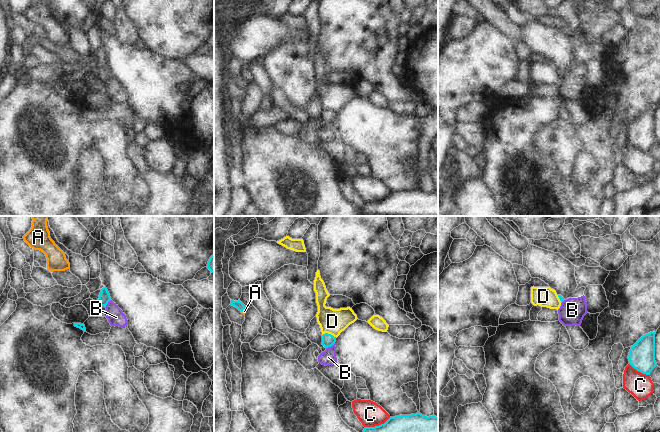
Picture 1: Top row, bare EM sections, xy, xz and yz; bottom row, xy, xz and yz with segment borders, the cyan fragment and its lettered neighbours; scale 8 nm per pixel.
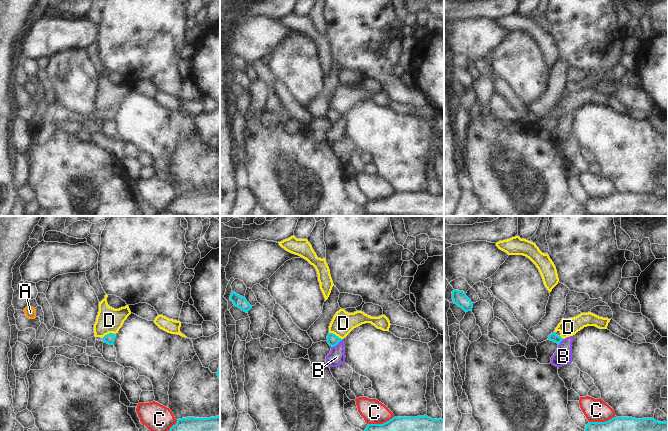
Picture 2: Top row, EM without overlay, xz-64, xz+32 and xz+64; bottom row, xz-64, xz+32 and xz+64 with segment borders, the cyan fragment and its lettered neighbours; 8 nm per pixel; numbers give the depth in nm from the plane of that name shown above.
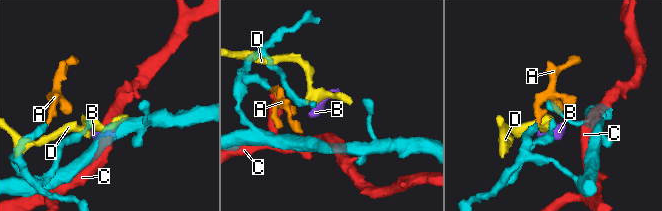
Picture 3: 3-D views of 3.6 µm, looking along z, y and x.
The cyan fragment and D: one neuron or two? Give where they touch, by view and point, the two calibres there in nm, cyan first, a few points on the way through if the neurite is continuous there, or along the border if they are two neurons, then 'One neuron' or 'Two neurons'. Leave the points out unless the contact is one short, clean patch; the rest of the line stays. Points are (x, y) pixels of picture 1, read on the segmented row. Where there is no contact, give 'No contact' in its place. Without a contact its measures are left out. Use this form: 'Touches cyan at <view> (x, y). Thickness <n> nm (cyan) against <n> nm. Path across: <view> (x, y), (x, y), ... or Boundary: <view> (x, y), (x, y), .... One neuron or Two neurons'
Touches cyan at xz (329, 334). Thickness 100 nm (cyan) against 200 nm. Boundary: xz (322, 334), (329, 333), (336, 337). Two neurons.

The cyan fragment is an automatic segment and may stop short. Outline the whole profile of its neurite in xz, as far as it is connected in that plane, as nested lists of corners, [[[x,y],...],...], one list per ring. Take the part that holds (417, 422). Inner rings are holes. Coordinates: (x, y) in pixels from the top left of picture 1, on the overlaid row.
[[[420,412],[390,417],[384,424],[365,427],[363,432],[438,432],[438,418]]]

